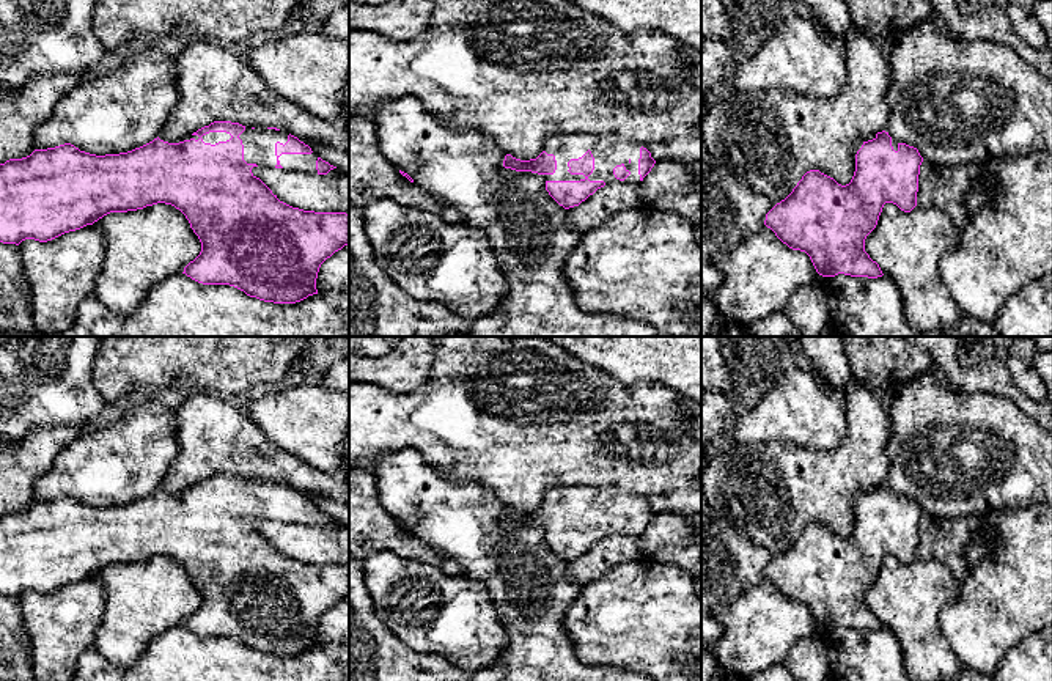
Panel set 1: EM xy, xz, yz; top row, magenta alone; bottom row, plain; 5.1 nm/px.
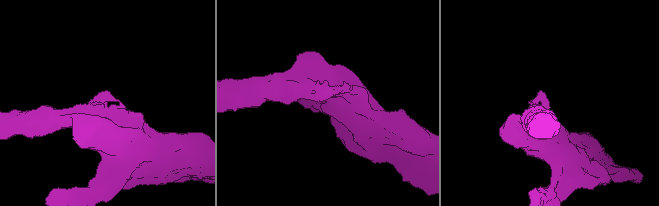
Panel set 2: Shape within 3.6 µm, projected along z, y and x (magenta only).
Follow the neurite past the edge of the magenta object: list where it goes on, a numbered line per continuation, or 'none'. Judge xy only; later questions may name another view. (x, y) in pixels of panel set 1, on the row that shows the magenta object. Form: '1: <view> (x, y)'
1: xy (258, 143)

